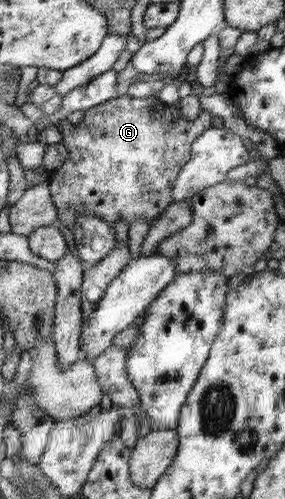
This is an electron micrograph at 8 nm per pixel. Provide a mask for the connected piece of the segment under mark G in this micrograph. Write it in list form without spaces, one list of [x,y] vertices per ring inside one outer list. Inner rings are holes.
[[[128,94],[123,96],[117,96],[109,99],[109,101],[104,101],[95,107],[90,107],[83,117],[83,122],[79,125],[73,125],[63,119],[57,124],[57,128],[60,129],[62,135],[62,142],[64,146],[68,149],[69,157],[61,164],[59,167],[56,167],[55,174],[51,177],[50,184],[50,194],[53,196],[55,207],[58,208],[58,219],[60,219],[67,229],[72,229],[76,225],[76,221],[82,217],[82,215],[98,215],[109,227],[113,227],[112,223],[114,221],[124,221],[130,226],[133,221],[137,219],[145,219],[150,225],[154,221],[158,221],[164,211],[168,209],[168,206],[172,204],[172,191],[174,191],[174,182],[178,179],[178,175],[182,168],[185,167],[185,159],[190,161],[192,158],[193,145],[196,139],[202,135],[202,133],[212,127],[213,115],[209,111],[201,110],[199,117],[195,121],[185,121],[183,117],[179,117],[179,105],[171,106],[165,105],[157,97],[148,97],[147,99],[139,99],[137,97],[131,97]]]

